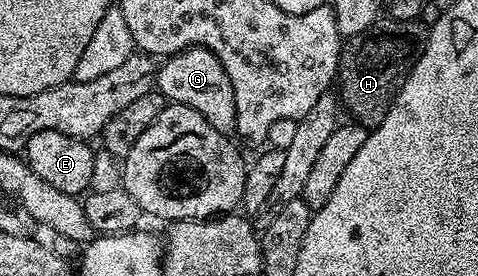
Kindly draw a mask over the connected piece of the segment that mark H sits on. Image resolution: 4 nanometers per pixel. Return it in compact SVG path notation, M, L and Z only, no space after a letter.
M378 20L373 23L367 32L359 32L355 37L348 39L342 45L341 59L337 65L336 85L339 89L339 102L342 107L349 109L348 117L359 126L372 128L378 126L387 116L387 112L393 106L397 93L407 80L411 68L421 56L421 49L427 41L427 30L420 21L394 22L392 20Z

